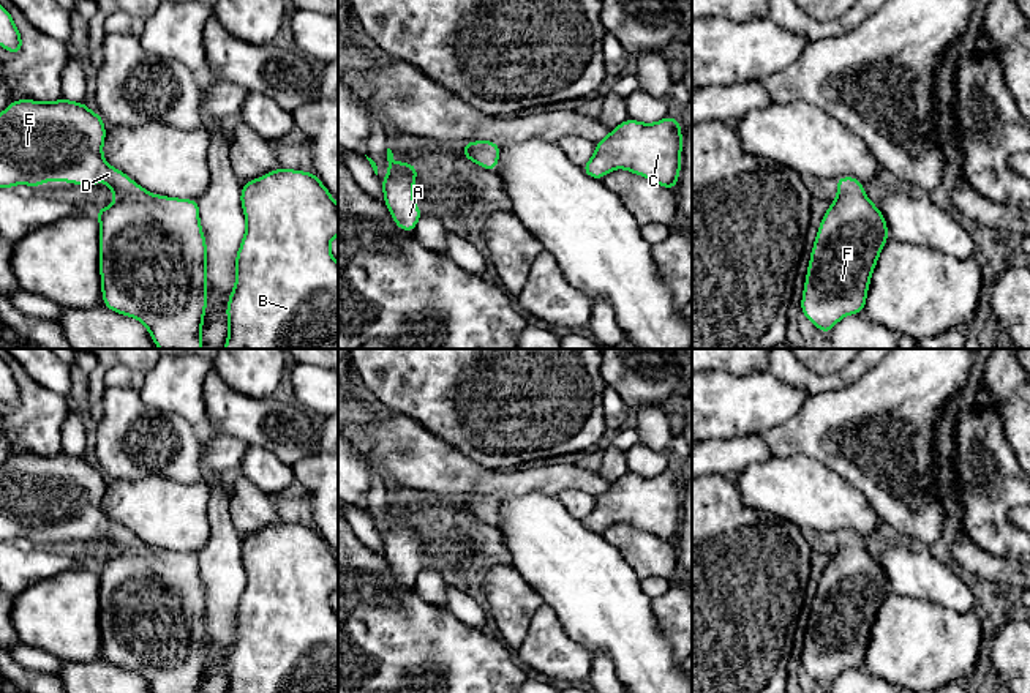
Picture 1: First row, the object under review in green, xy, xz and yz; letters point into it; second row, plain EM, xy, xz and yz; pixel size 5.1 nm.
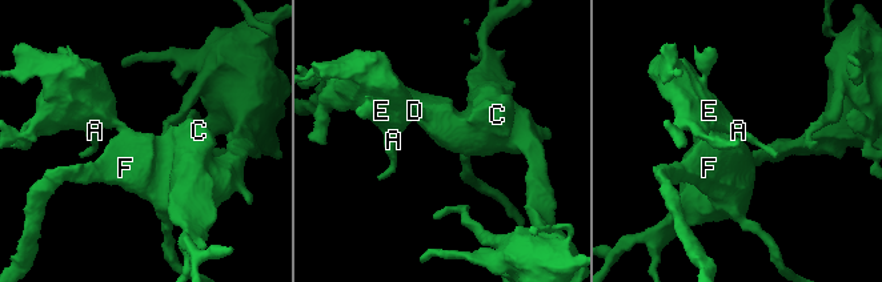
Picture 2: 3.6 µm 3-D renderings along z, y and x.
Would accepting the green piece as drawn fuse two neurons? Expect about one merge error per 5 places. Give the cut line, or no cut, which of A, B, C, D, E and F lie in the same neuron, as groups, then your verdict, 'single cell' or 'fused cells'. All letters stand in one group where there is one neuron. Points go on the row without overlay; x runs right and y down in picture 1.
no cut; A B C D E F; single cell

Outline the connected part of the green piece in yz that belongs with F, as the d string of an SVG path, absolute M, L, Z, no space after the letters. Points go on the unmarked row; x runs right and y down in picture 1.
M839 530L837 551L826 564L807 620L801 666L828 688L848 668L864 666L870 630L888 594L886 575L856 530Z

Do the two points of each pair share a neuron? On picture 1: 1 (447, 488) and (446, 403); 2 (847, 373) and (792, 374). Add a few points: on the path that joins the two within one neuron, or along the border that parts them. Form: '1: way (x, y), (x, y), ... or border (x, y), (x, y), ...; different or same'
1: border (414, 420), (477, 461); different
2: way (833, 381), (809, 382), (806, 379); same

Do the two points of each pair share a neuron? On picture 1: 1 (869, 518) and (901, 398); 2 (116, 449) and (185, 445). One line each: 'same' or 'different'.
1: different
2: same

